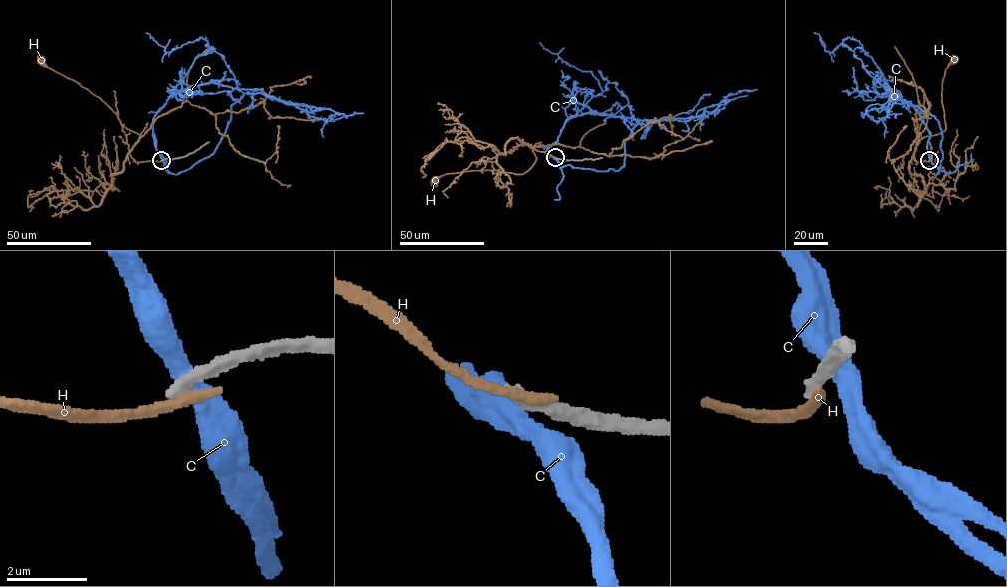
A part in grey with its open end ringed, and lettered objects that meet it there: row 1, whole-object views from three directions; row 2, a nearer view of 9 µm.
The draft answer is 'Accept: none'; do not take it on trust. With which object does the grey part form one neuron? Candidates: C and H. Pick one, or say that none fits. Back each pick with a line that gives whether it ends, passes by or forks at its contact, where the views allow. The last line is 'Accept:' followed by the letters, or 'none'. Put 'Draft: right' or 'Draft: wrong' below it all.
Accept: none
Draft: right

